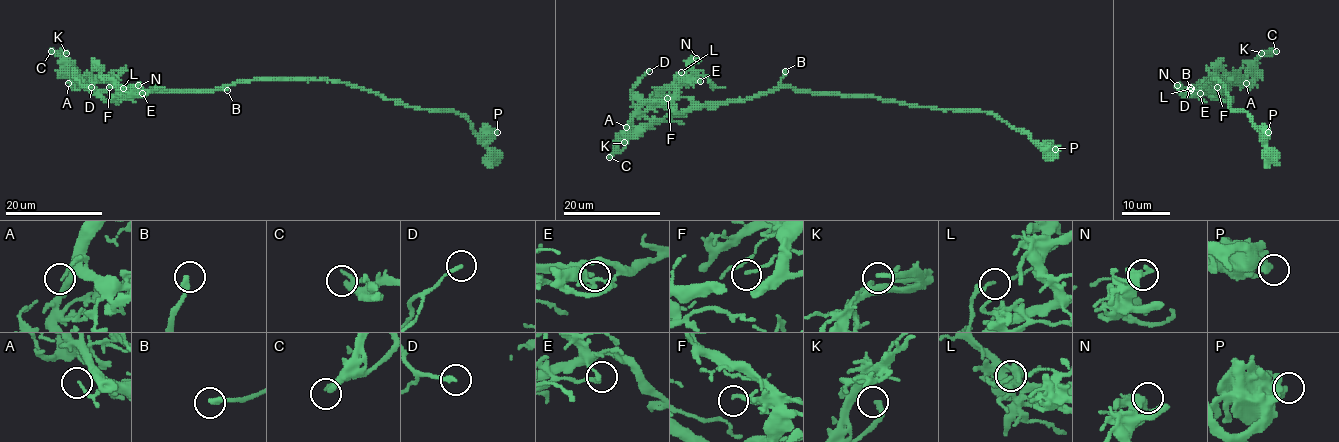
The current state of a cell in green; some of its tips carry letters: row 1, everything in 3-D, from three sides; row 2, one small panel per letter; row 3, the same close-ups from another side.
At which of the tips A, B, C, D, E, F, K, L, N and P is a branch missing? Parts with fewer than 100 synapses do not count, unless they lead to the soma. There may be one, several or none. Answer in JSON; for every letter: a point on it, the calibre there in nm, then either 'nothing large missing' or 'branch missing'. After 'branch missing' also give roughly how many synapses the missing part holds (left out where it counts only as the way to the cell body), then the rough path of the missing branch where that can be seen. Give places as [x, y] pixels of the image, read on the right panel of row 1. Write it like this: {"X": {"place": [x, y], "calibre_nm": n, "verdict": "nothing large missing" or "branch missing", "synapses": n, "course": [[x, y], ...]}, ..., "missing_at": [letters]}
{"A": {"place": [1246, 83], "calibre_nm": 120, "verdict": "nothing large missing"}, "B": {"place": [1190, 90], "calibre_nm": 240, "verdict": "branch missing", "course": [[1190, 90], [1177, 90], [1160, 81], [1153, 82], [1128, 111], [1127, 127], [1118, 139]]}, "C": {"place": [1276, 51], "calibre_nm": 360, "verdict": "nothing large missing"}, "D": {"place": [1190, 87], "calibre_nm": 160, "verdict": "nothing large missing"}, "E": {"place": [1200, 93], "calibre_nm": 190, "verdict": "nothing large missing"}, "F": {"place": [1217, 87], "calibre_nm": 150, "verdict": "nothing large missing"}, "K": {"place": [1261, 53], "calibre_nm": 200, "verdict": "nothing large missing"}, "L": {"place": [1191, 88], "calibre_nm": 100, "verdict": "nothing large missing"}, "N": {"place": [1177, 85], "calibre_nm": 240, "verdict": "nothing large missing"}, "P": {"place": [1268, 132], "calibre_nm": 480, "verdict": "nothing large missing"}, "missing_at": ["B"]}

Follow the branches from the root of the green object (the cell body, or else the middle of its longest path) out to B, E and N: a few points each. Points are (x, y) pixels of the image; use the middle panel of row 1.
B: (823, 94), (801, 93), (784, 87), (781, 77), (785, 71)
E: (823, 94), (780, 87), (716, 104), (694, 104), (677, 96), (682, 83), (700, 81)
N: (823, 94), (780, 87), (746, 99), (694, 104), (678, 98), (677, 88), (695, 75), (692, 61), (696, 58)

